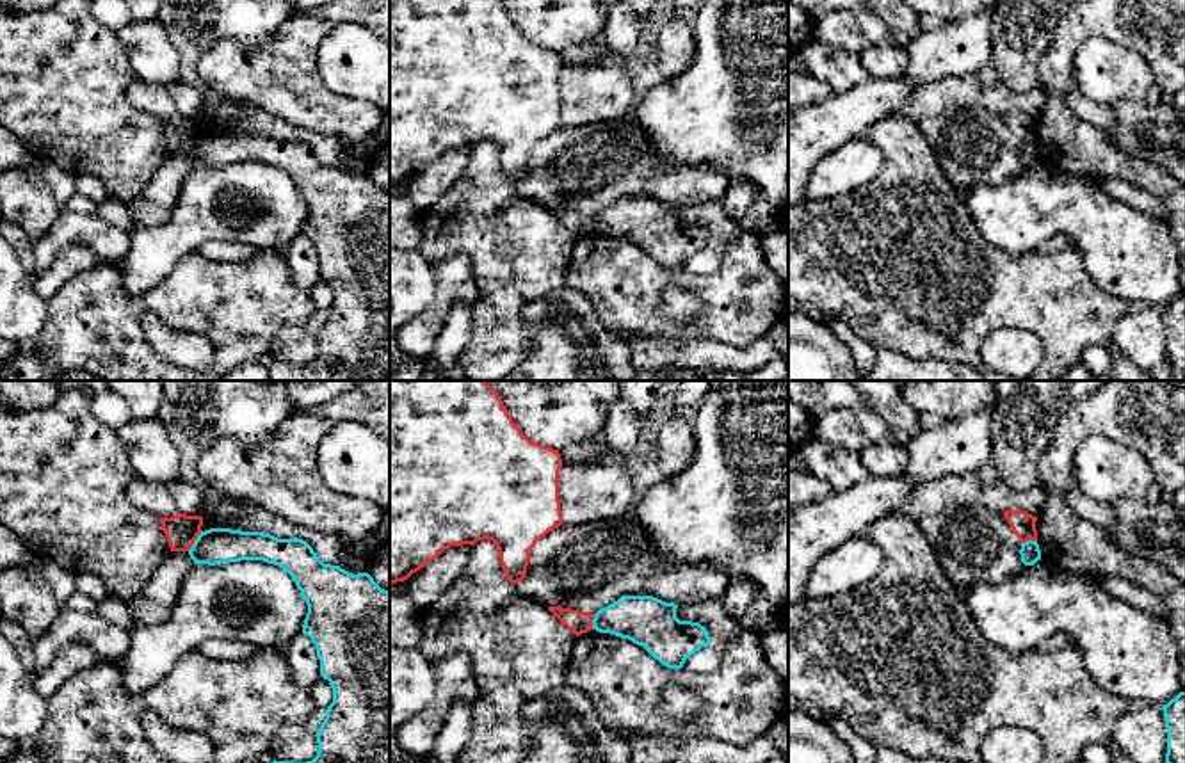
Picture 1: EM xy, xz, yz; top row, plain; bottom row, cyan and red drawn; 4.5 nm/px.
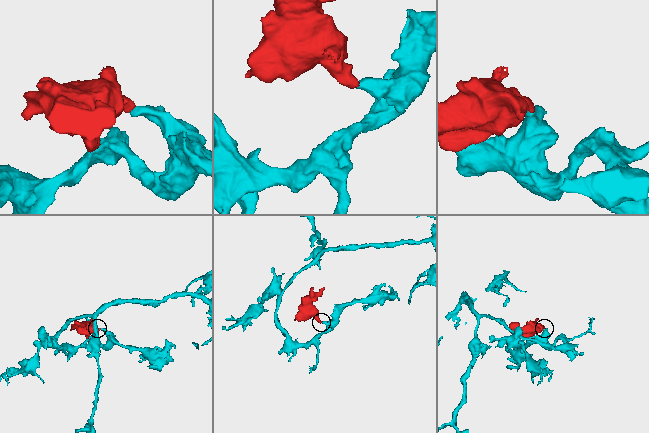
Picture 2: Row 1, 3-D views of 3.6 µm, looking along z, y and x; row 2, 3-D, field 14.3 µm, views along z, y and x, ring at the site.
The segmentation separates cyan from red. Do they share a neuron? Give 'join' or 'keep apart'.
keep apart

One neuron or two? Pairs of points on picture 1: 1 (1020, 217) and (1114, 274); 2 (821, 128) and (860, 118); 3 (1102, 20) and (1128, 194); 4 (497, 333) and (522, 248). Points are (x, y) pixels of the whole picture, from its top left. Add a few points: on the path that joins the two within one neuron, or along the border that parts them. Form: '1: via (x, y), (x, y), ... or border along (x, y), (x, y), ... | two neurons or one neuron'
1: via (1045, 217), (1066, 217), (1098, 249) | one neuron
2: via (830, 125), (840, 118), (851, 118) | one neuron
3: border along (1100, 180), (1136, 184), (1162, 205) | two neurons
4: border along (484, 292), (515, 289), (527, 301) | two neurons

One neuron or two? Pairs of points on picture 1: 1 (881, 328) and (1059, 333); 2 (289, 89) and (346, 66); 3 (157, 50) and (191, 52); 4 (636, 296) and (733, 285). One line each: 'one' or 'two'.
1: one
2: two
3: two
4: one

